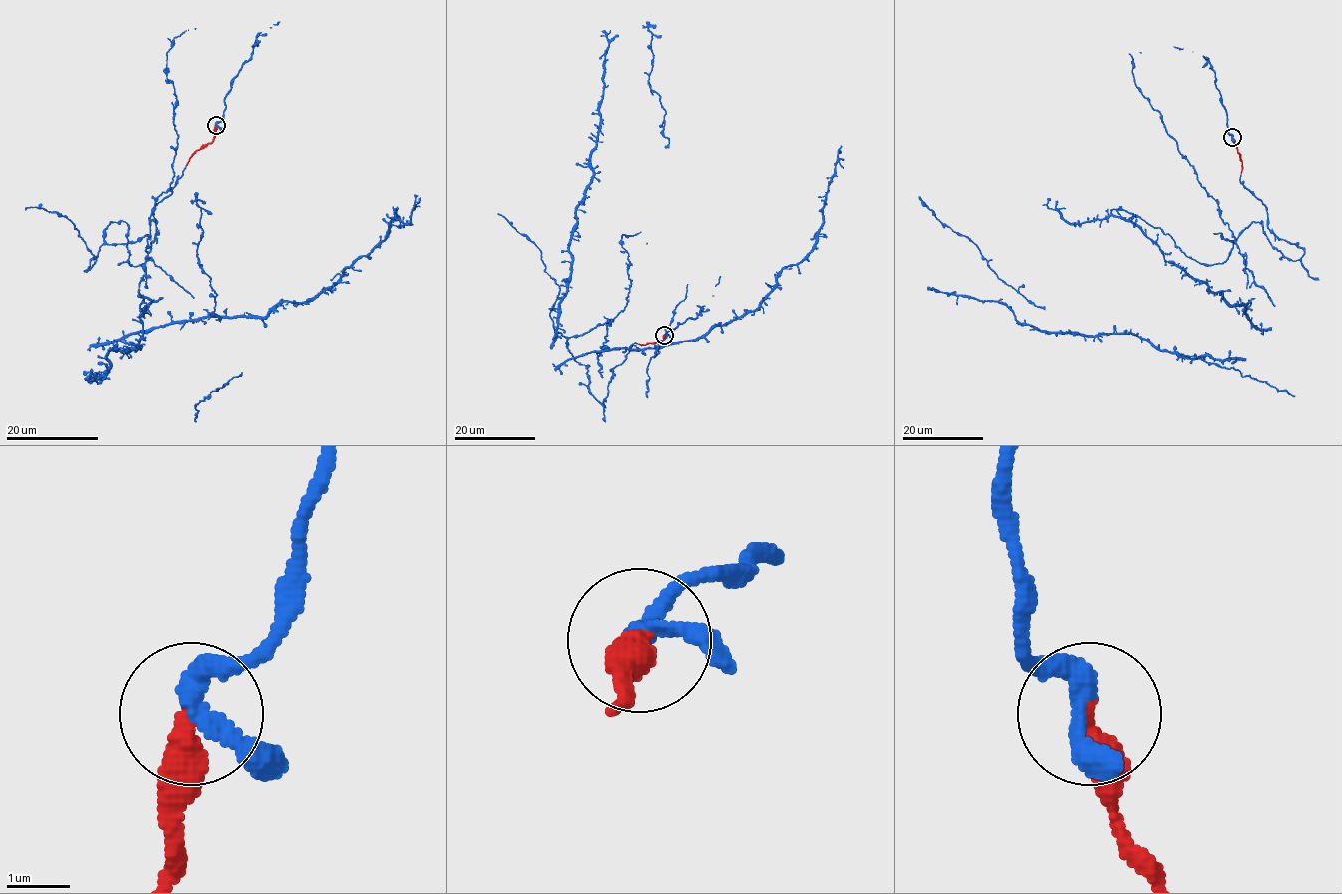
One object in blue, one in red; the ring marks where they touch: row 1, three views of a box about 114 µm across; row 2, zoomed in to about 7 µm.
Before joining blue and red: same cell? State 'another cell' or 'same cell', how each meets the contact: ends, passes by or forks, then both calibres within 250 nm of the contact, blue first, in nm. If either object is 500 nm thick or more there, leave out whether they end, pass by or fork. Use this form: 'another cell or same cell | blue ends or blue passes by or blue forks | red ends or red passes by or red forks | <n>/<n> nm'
same cell | blue passes by | red ends | 280/440 nm

